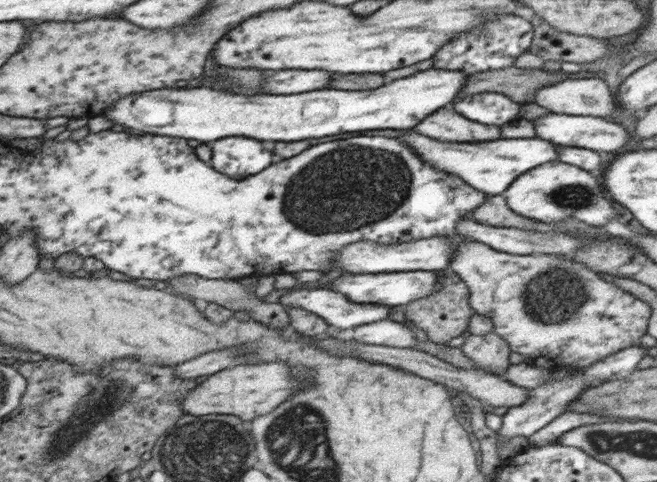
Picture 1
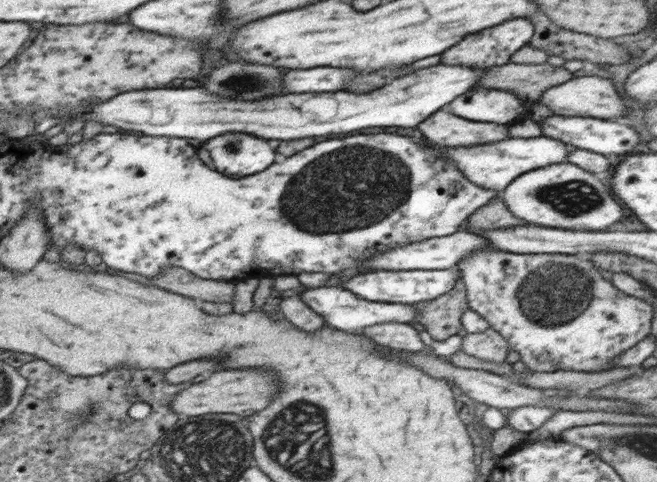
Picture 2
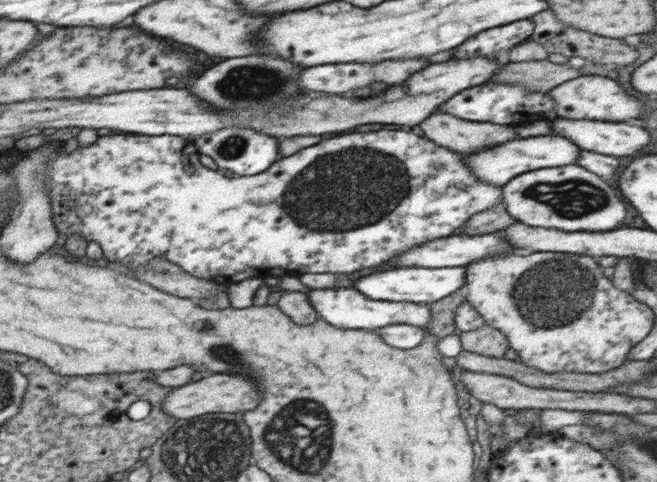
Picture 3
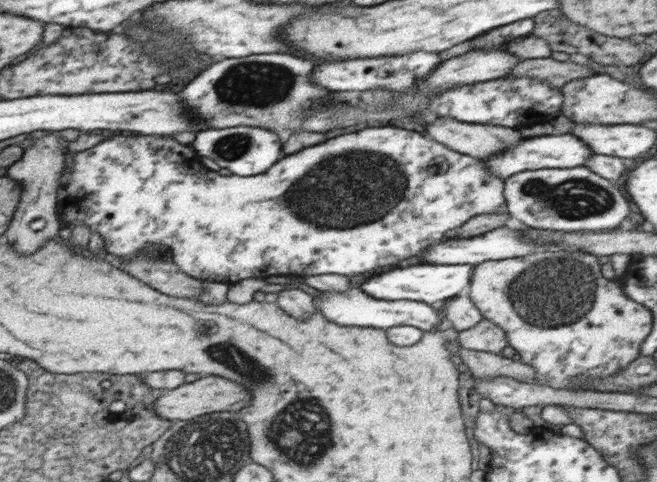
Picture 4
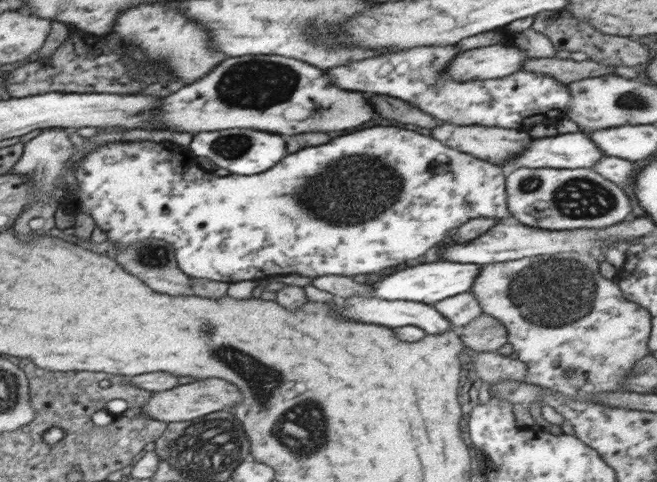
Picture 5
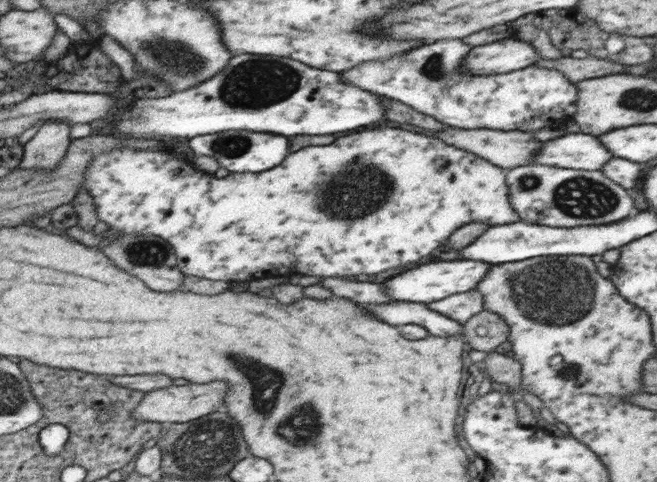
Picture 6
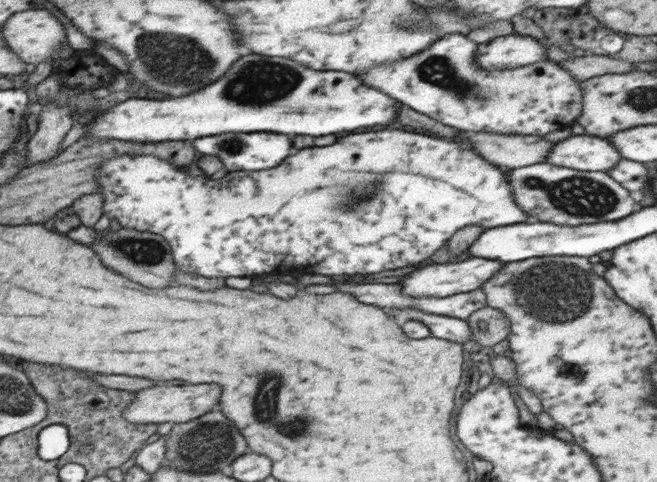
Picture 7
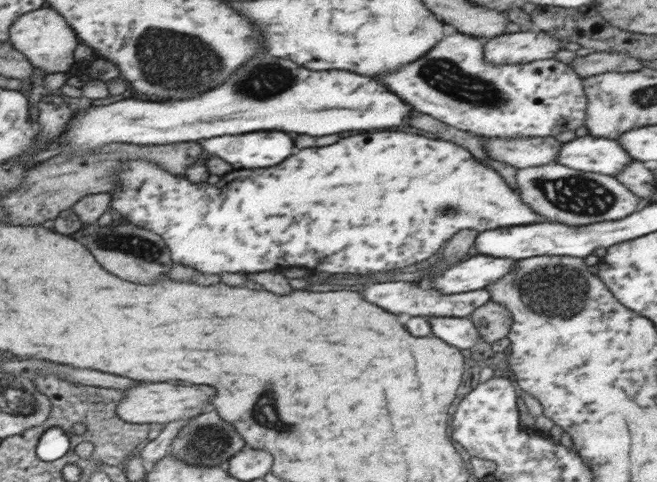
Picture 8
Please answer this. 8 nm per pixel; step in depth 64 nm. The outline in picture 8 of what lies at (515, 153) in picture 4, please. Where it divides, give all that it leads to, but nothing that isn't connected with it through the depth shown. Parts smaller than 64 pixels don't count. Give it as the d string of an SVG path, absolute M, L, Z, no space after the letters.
M588 134L564 144L558 162L582 172L616 176L634 160L628 156L628 152L624 152L620 142L596 138Z

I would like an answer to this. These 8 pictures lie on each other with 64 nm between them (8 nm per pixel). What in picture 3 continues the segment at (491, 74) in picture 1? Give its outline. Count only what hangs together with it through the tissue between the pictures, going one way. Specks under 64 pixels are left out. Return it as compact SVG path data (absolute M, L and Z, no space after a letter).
M548 59L530 60L506 63L489 82L522 83L530 91L545 93L580 75L580 69L573 68L569 63L555 64Z

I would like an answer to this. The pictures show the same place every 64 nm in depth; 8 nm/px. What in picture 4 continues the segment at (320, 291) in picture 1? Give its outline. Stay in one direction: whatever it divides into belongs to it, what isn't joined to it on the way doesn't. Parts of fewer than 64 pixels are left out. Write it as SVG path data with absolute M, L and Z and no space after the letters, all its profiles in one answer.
M354 288L344 294L324 294L320 300L320 310L328 320L344 326L376 326L376 328L392 328L392 326L415 326L424 332L432 332L441 326L440 315L434 306L409 300L381 301L370 298L362 290Z

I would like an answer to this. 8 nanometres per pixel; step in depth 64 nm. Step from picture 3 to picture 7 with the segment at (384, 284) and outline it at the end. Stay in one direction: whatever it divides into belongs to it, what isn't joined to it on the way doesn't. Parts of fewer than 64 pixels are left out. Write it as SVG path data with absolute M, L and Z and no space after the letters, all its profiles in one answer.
M470 257L461 262L435 263L402 276L402 280L398 281L398 285L402 285L402 293L404 295L412 295L414 297L452 296L453 294L480 289L484 282L488 282L492 276L496 276L504 268L504 264L505 262L500 260L484 257Z

